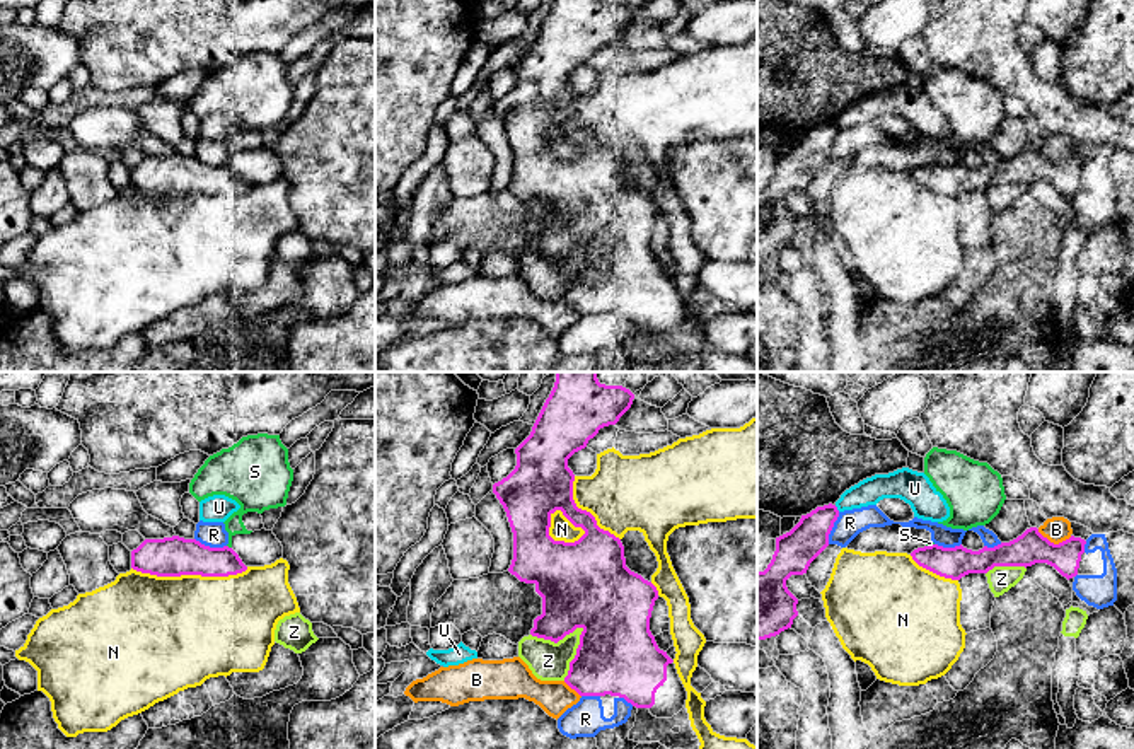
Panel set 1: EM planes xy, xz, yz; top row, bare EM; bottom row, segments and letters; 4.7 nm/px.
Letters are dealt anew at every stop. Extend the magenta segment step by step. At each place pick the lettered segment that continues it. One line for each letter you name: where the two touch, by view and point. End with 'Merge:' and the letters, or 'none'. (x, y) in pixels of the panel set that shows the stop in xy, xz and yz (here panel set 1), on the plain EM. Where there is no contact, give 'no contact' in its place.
Merge: none

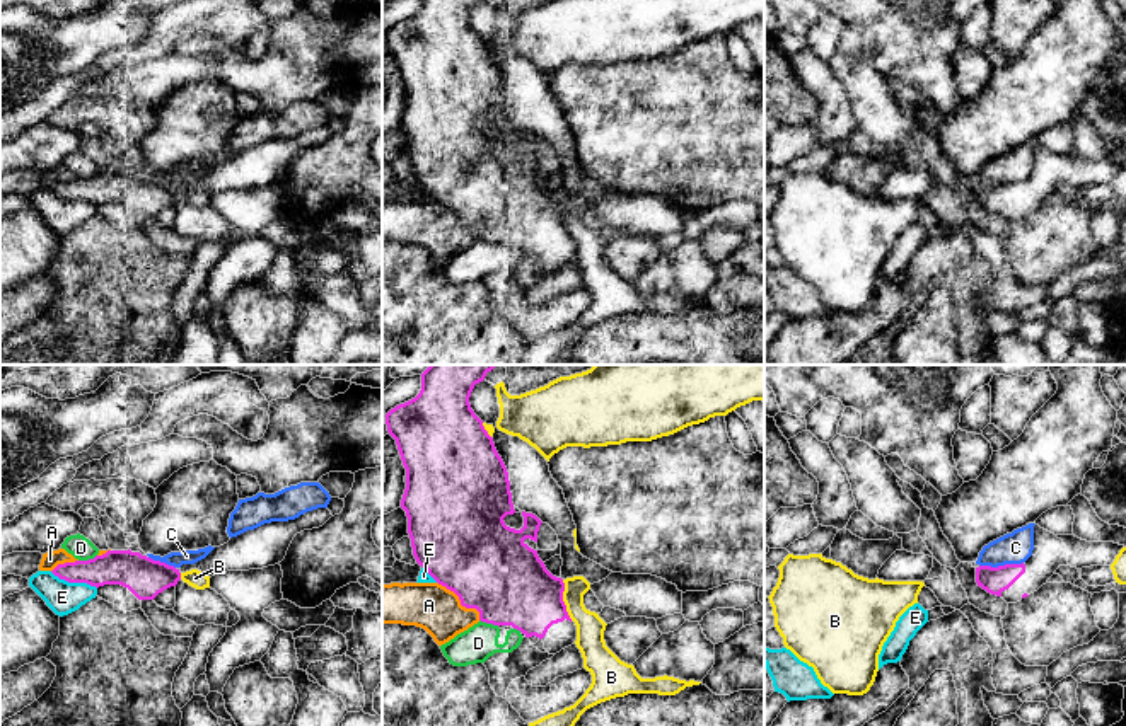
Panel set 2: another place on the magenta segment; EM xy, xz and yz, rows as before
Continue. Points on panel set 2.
Merge: none

